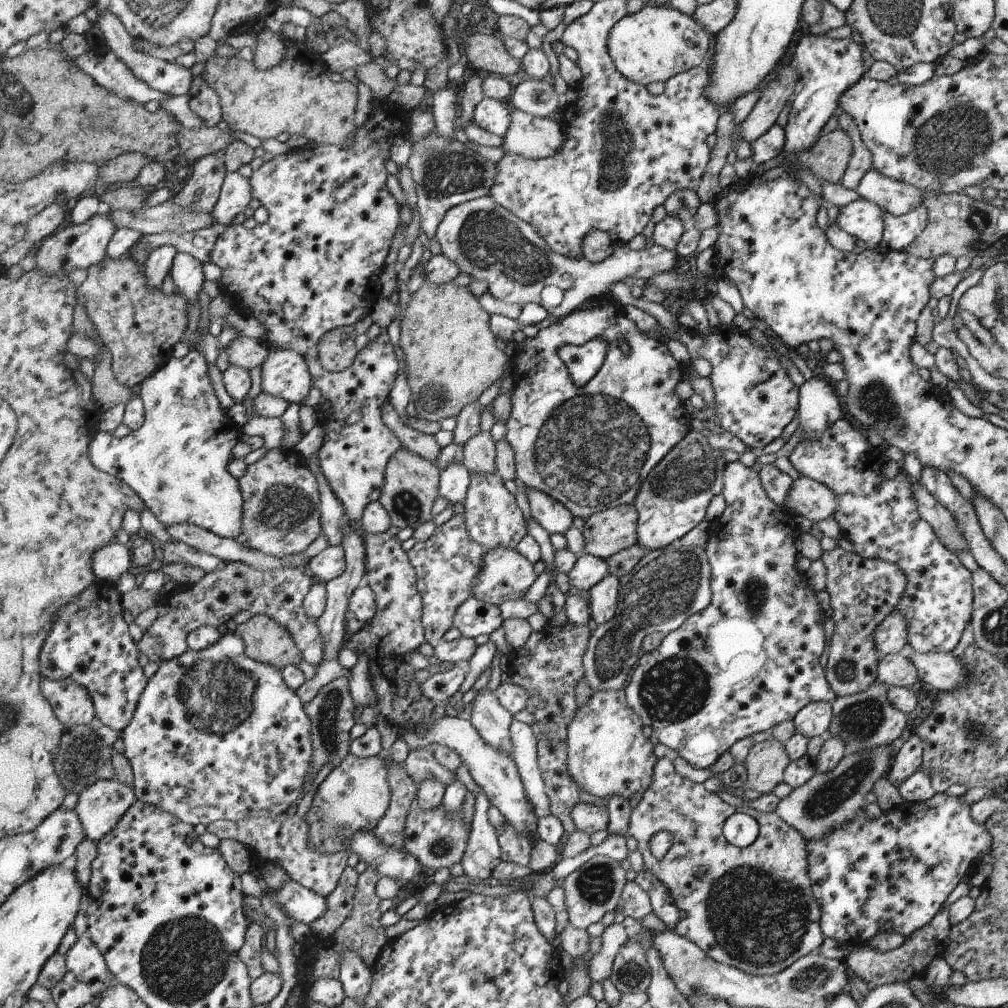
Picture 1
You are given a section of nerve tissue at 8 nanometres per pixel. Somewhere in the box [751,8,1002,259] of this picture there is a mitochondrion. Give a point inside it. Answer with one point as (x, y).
(947, 145)

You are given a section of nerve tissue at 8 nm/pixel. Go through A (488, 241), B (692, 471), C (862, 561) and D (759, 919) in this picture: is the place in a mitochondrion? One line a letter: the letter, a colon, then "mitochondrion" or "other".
A: mitochondrion
B: mitochondrion
C: other
D: mitochondrion

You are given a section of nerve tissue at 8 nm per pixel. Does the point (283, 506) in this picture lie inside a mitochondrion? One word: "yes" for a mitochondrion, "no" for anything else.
yes

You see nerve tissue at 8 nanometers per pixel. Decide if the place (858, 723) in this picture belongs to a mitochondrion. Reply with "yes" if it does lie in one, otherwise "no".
yes

